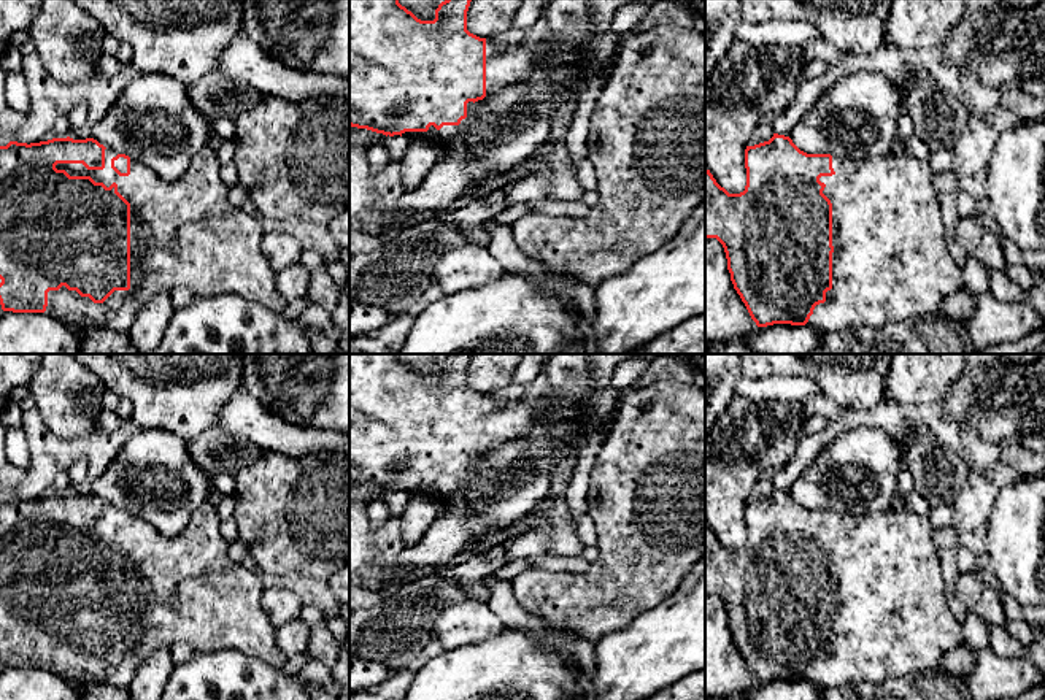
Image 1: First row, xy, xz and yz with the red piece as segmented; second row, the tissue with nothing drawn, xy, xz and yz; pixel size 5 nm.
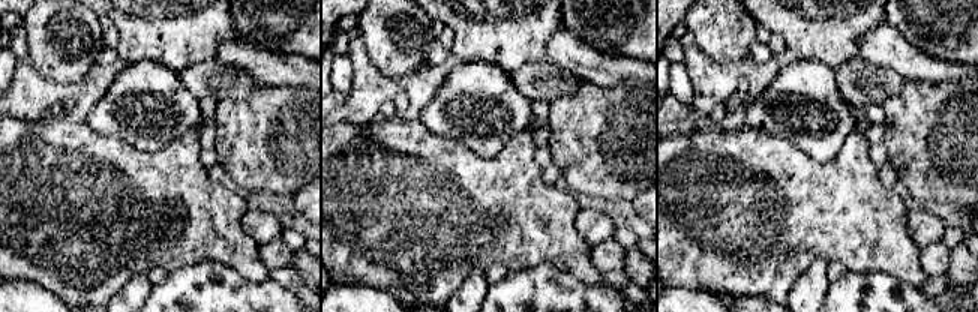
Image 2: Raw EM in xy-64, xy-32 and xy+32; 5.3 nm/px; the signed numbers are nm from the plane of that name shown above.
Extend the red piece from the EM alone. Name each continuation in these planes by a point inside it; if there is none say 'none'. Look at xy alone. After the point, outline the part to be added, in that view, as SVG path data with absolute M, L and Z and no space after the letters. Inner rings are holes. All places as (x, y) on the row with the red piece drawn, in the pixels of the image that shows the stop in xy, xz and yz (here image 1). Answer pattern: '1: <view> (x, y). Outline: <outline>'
1: xy (185, 232). Outline: M214 148L199 151L187 170L173 181L157 176L135 159L130 159L130 175L119 176L111 168L111 159L116 156L116 151L105 149L103 170L87 170L83 163L57 163L56 168L70 176L91 176L106 187L116 183L118 192L130 203L130 289L114 290L103 303L94 303L89 297L62 286L48 292L43 314L57 317L76 330L105 327L127 333L145 303L159 290L179 286L191 289L195 297L233 294L273 313L284 310L287 302L276 289L276 271L260 249L265 233L260 219L229 202Z

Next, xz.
1: xz (442, 137). Outline: M473 102L467 103L467 117L461 121L459 125L443 125L437 130L434 125L429 127L427 132L405 132L402 133L403 138L408 141L411 140L429 140L438 144L442 149L454 138L462 138L470 127L473 125Z

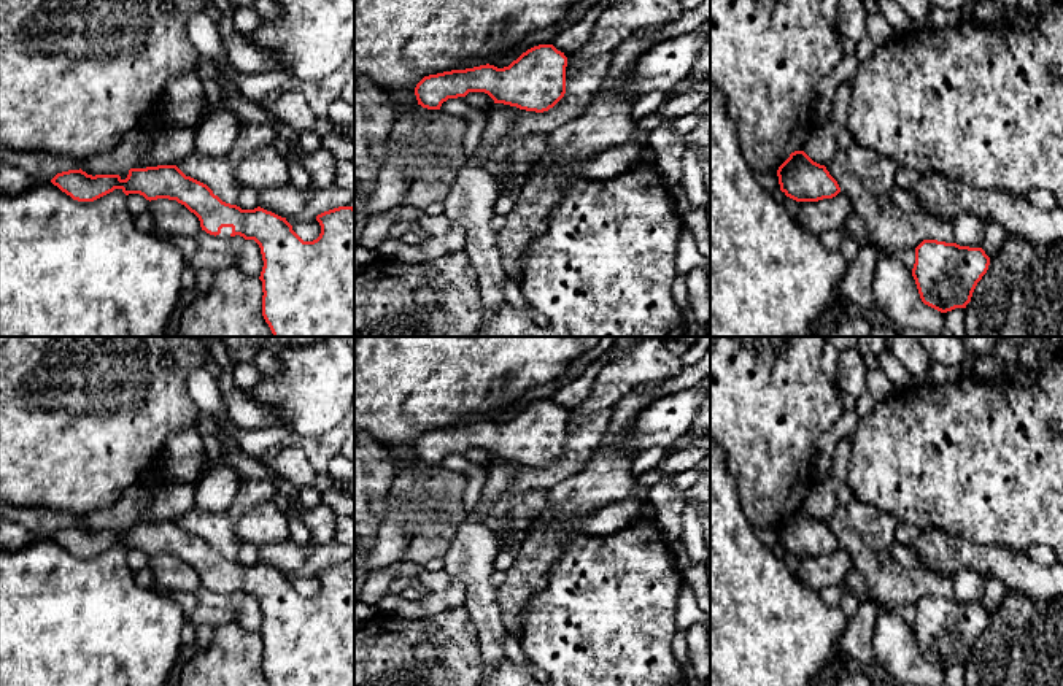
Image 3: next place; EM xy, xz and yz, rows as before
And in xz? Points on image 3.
none

